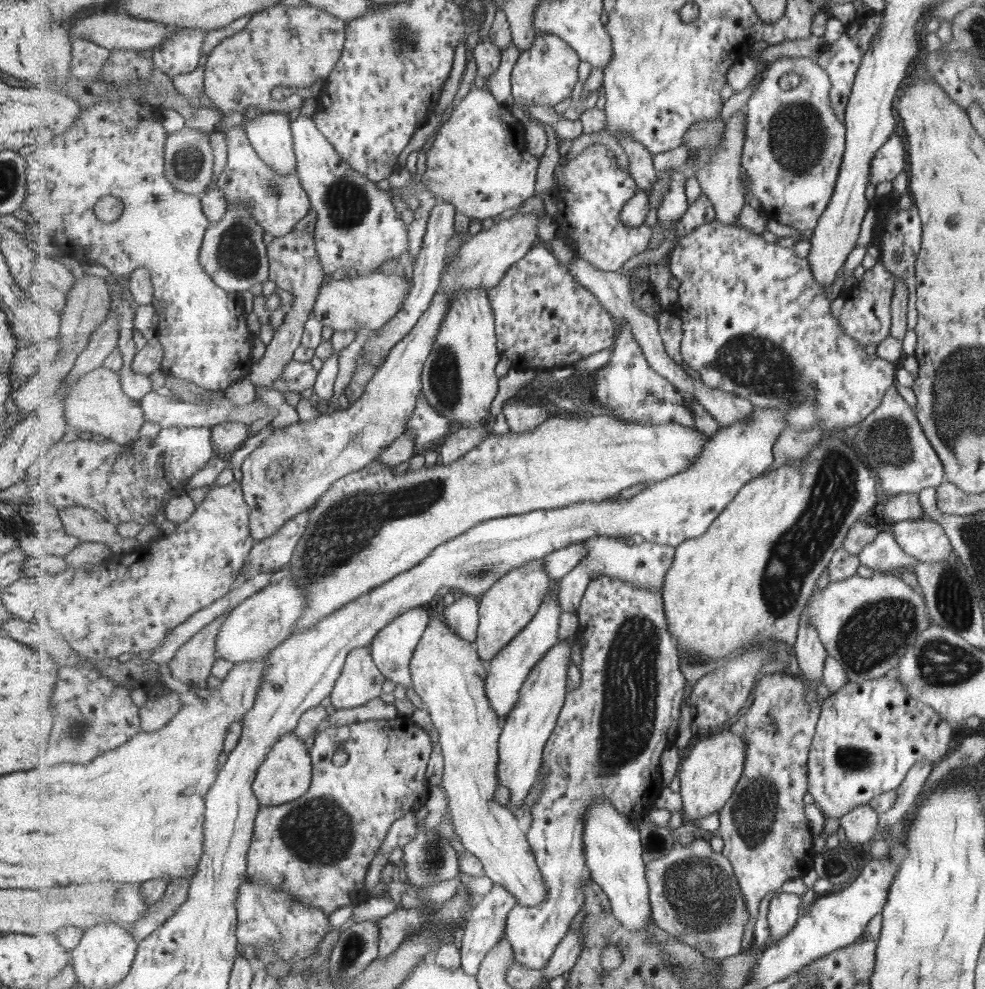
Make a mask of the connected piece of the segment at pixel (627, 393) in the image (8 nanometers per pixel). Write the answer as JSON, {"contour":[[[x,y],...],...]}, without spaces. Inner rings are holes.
{"contour":[[[622,323],[622,329],[611,349],[610,361],[593,372],[592,376],[598,403],[610,406],[621,420],[644,422],[653,426],[676,422],[695,428],[695,418],[689,403],[685,402],[683,394],[673,383],[651,368],[643,347],[639,346],[633,327],[629,323]]]}

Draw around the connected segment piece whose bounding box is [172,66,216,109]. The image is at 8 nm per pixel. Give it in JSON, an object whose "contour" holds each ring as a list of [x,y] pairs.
{"contour":[[[198,66],[189,74],[172,77],[176,90],[193,106],[197,108],[213,108],[216,104],[205,92],[206,67]]]}

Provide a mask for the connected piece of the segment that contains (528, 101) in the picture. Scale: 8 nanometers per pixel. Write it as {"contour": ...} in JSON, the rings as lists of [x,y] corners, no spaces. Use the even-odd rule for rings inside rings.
{"contour":[[[539,34],[531,49],[521,53],[512,74],[512,93],[517,103],[527,106],[557,106],[567,100],[580,80],[579,53],[555,34]]]}

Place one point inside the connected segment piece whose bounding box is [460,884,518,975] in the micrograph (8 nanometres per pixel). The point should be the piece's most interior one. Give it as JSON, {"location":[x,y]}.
{"location":[488,921]}

